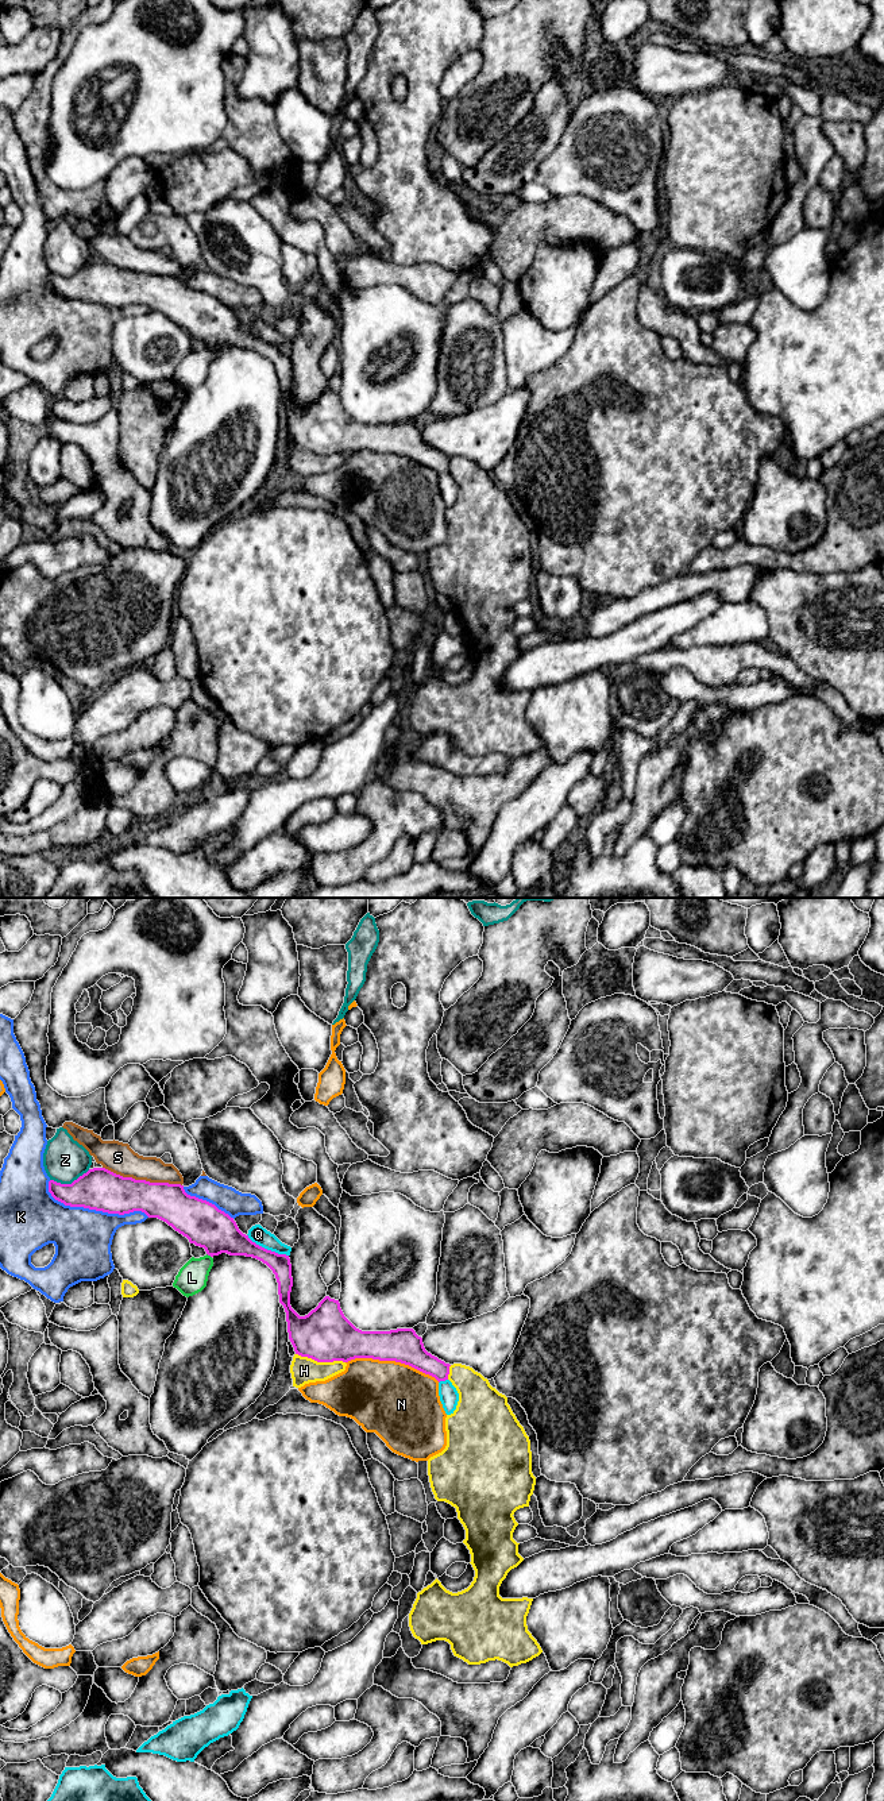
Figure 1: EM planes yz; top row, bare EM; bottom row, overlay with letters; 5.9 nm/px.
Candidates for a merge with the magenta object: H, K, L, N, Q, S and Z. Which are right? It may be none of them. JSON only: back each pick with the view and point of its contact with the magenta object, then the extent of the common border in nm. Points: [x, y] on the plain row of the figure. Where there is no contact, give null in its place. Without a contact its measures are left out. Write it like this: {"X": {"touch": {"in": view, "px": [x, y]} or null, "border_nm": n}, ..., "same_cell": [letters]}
{"S": {"touch": {"in": "yz", "px": [142, 273]}, "border_nm": 480}, "same_cell": ["S"]}

